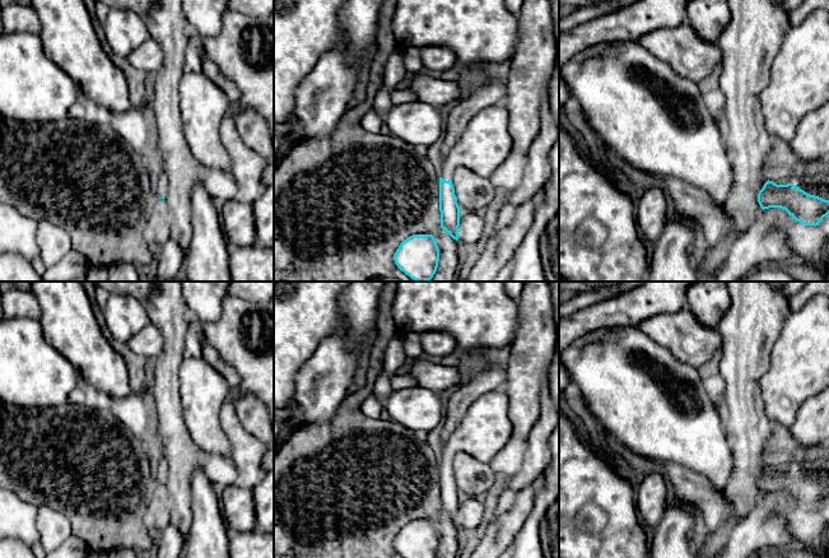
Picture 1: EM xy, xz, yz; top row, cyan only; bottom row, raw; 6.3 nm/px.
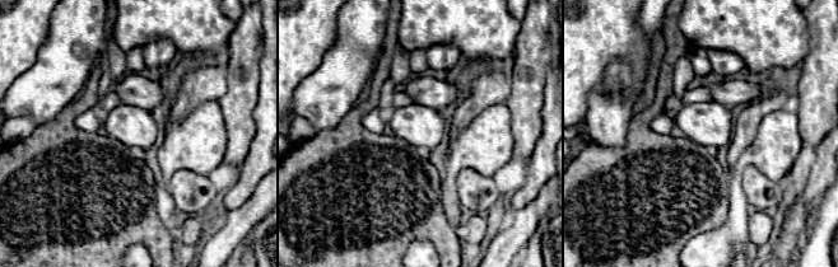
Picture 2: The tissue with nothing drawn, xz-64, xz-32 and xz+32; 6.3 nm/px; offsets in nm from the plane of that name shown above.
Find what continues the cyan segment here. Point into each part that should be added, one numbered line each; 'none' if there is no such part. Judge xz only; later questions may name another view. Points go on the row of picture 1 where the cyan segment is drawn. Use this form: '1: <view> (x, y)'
1: xz (484, 145)

